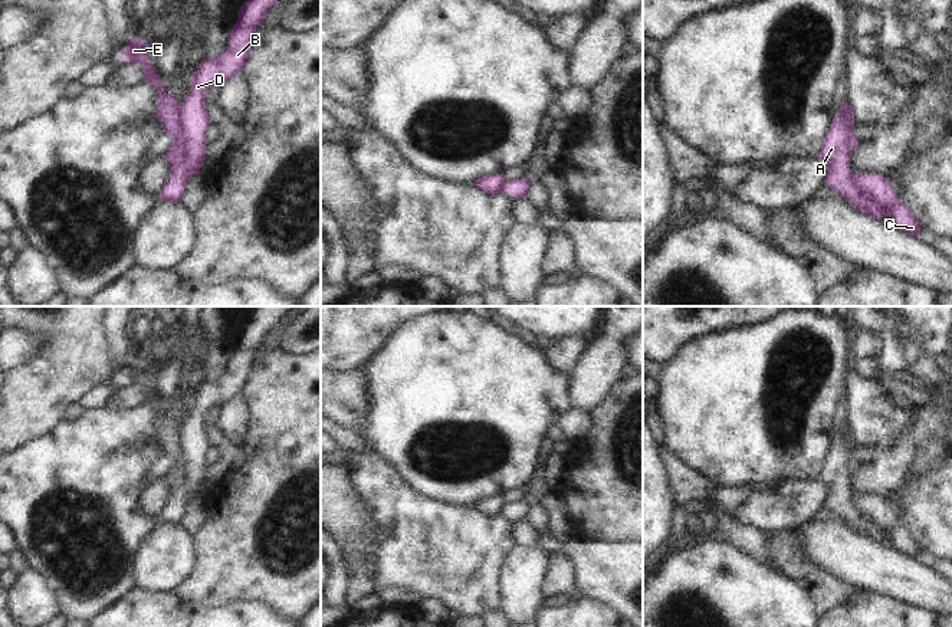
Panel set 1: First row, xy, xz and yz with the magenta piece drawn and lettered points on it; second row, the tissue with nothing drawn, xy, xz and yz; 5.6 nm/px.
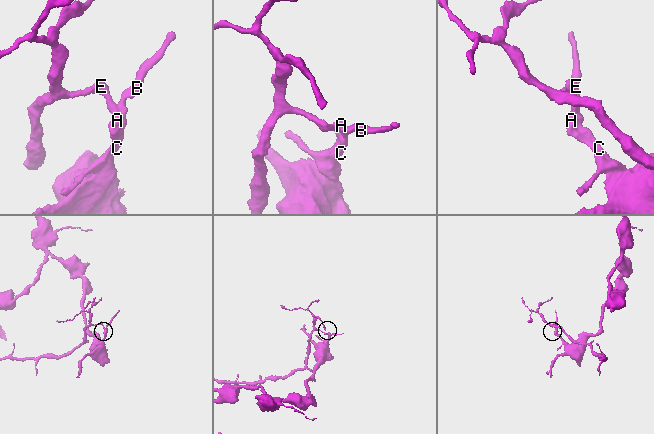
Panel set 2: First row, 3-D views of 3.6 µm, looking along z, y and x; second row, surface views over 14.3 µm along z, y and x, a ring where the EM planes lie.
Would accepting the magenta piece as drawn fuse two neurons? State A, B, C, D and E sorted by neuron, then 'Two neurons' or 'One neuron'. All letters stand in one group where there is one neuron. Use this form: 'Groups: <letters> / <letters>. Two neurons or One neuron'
Groups: A E / B C D. Two neurons.

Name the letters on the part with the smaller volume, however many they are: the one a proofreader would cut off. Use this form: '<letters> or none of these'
A, E

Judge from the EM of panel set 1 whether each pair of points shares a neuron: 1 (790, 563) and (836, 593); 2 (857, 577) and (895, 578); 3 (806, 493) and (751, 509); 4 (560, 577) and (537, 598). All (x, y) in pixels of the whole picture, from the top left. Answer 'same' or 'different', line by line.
1: same
2: same
3: same
4: different

